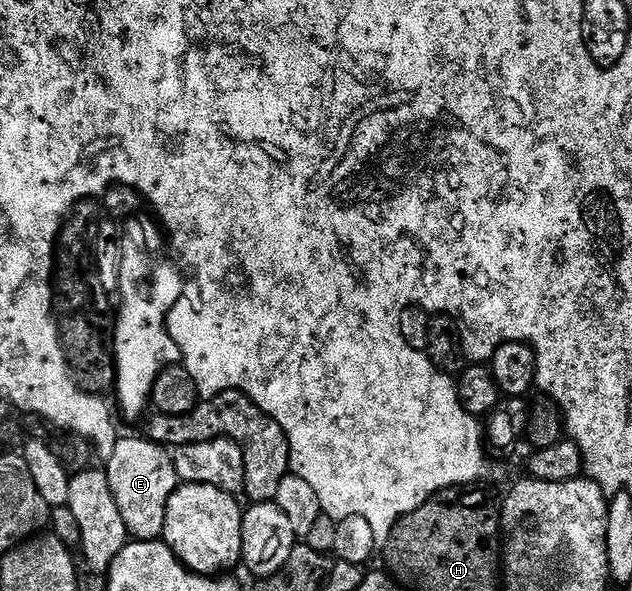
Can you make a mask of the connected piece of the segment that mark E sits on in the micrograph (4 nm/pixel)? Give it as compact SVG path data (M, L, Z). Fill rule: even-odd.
M123 435L117 447L113 447L113 455L105 462L105 472L128 534L136 541L160 540L165 527L167 504L173 491L181 484L175 470L174 456L164 446L143 435Z

